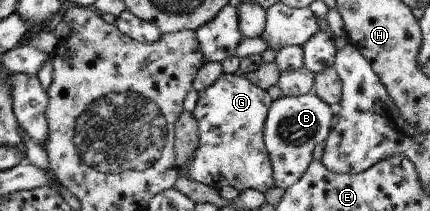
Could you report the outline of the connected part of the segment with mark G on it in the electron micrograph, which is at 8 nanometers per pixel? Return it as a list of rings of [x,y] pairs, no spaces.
[[[222,74],[209,88],[198,94],[198,102],[193,116],[198,122],[198,147],[190,163],[185,168],[186,175],[199,184],[209,185],[219,190],[223,186],[233,186],[239,193],[247,189],[266,193],[274,186],[272,164],[263,142],[263,125],[272,103],[265,89],[259,88],[245,75]]]

